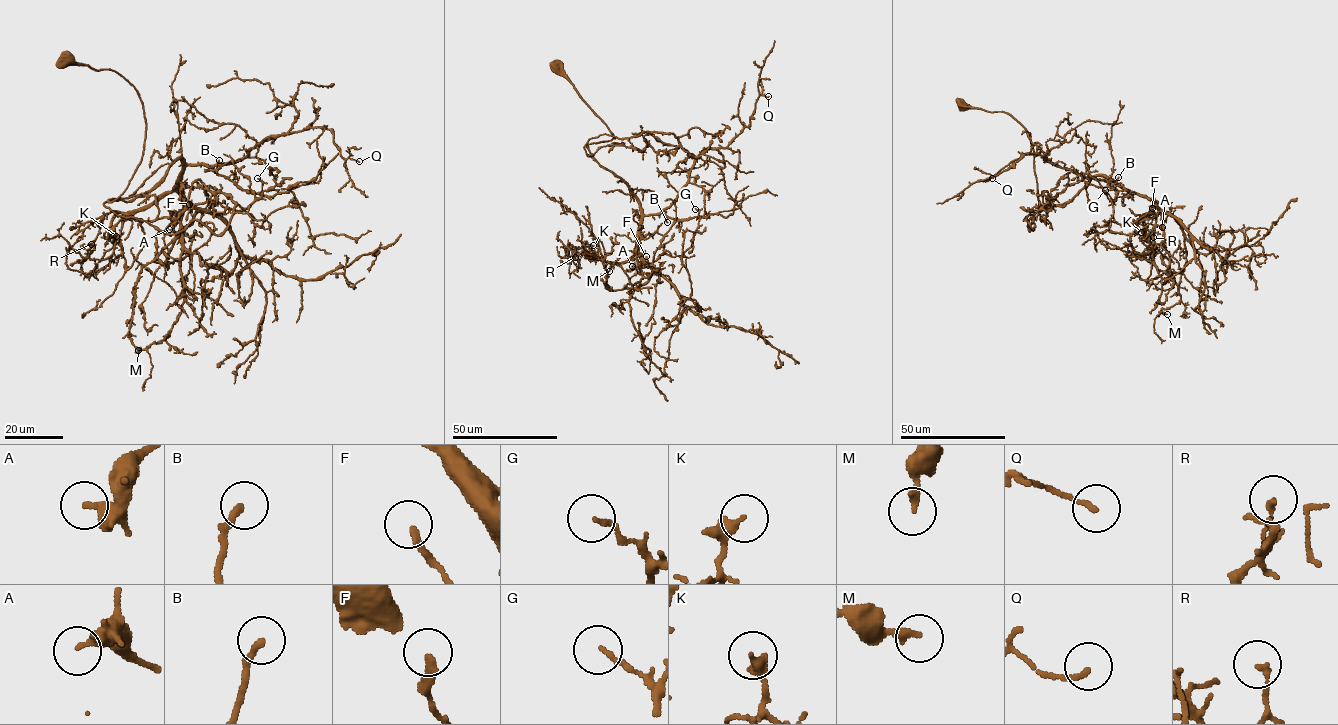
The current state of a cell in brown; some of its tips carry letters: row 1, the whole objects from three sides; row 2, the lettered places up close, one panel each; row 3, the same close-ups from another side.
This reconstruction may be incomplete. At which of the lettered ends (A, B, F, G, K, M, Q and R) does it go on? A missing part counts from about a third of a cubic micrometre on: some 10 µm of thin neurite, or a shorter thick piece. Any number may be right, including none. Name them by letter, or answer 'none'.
none

